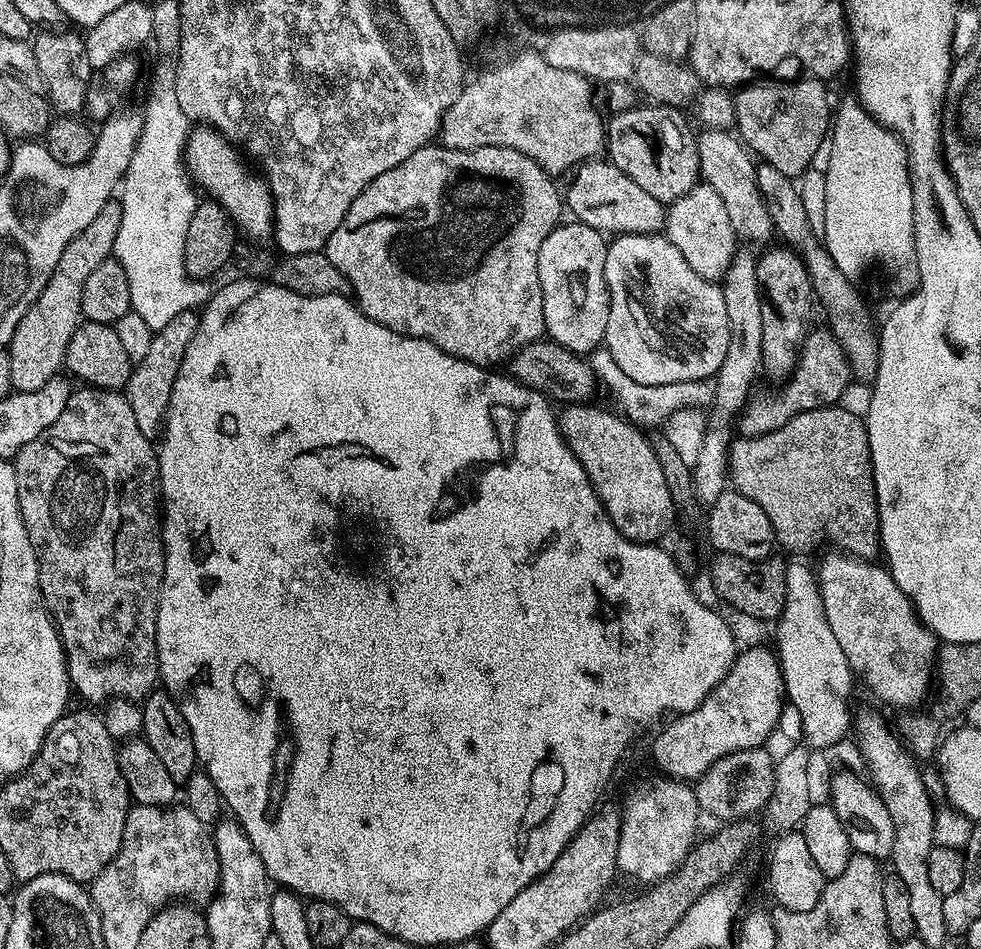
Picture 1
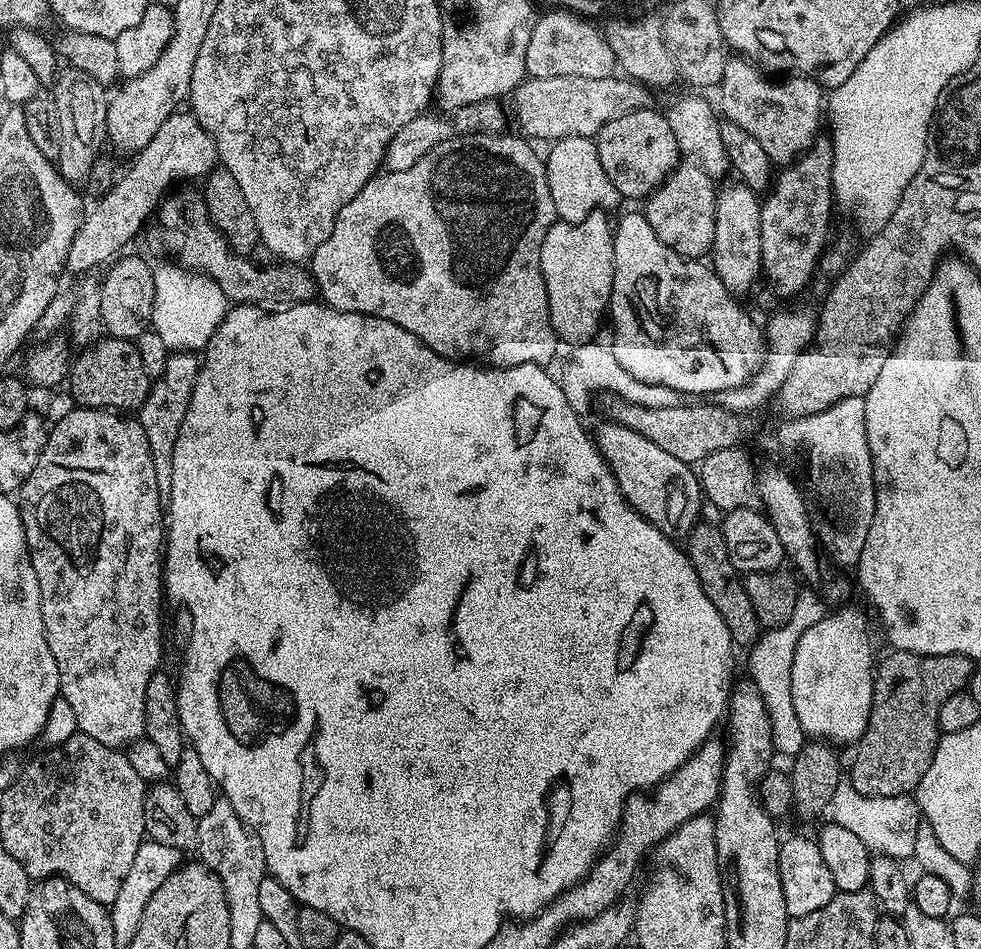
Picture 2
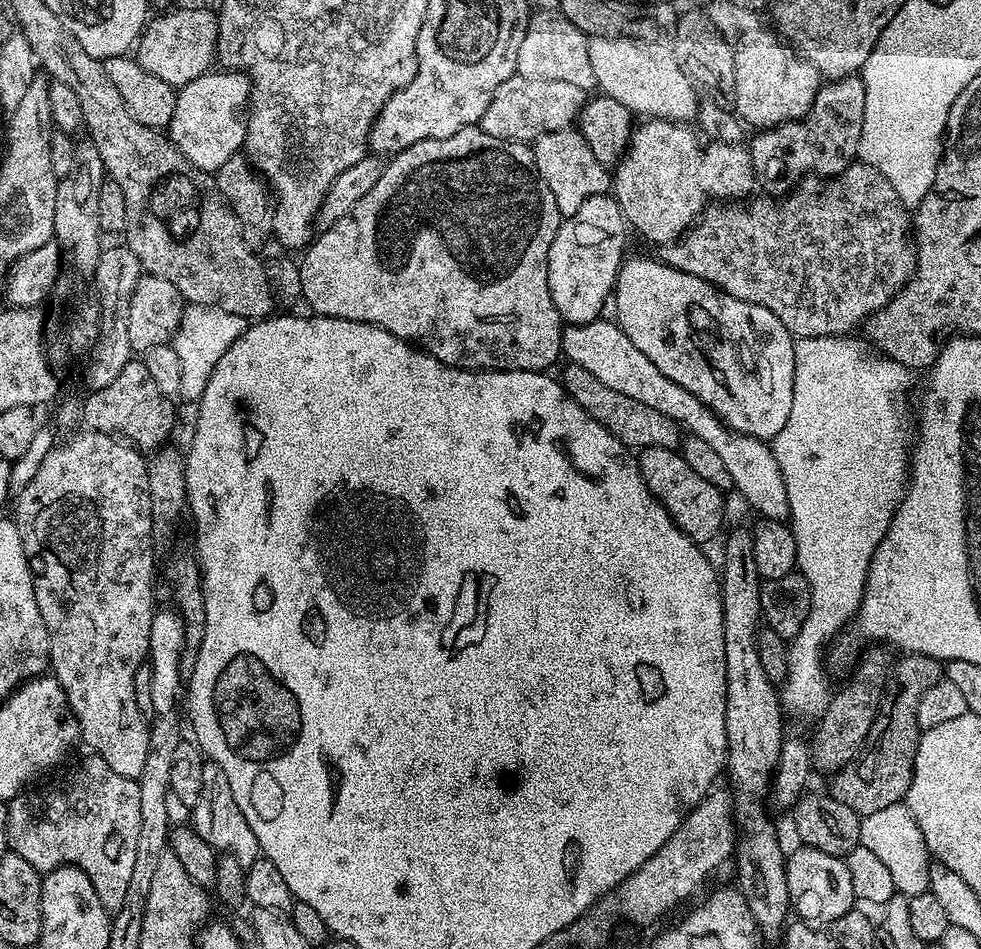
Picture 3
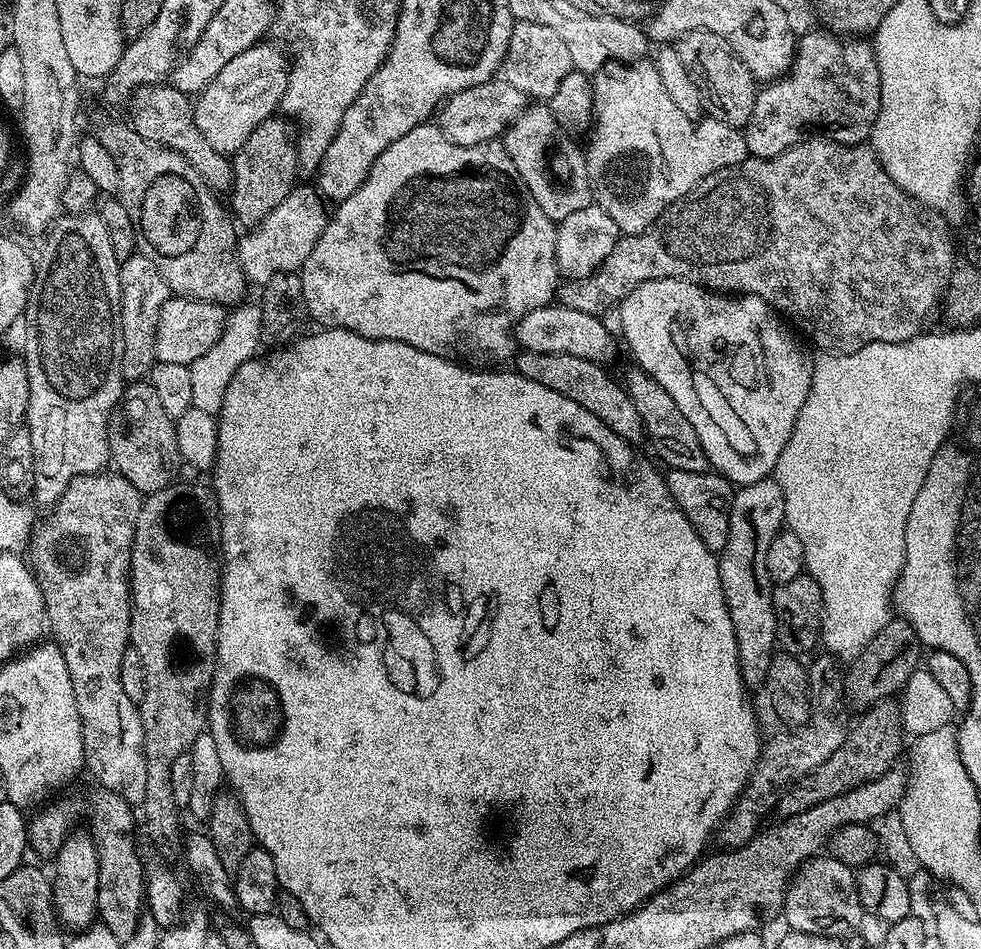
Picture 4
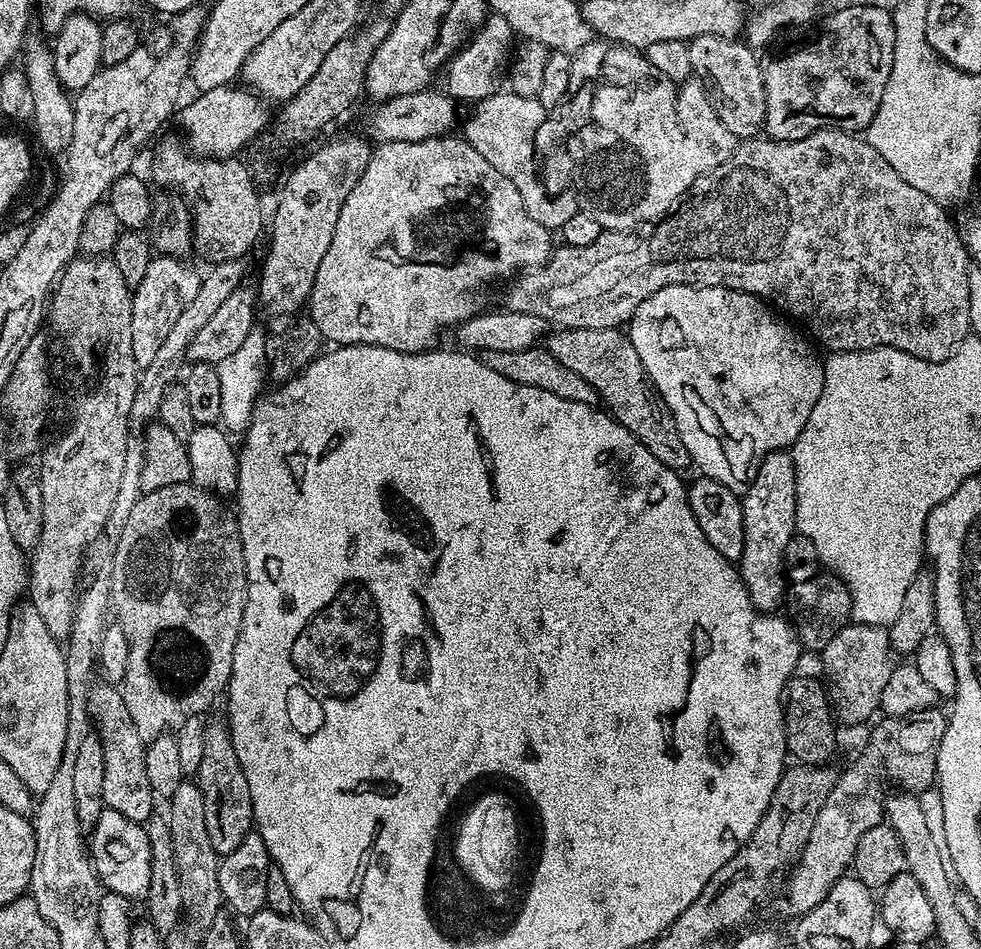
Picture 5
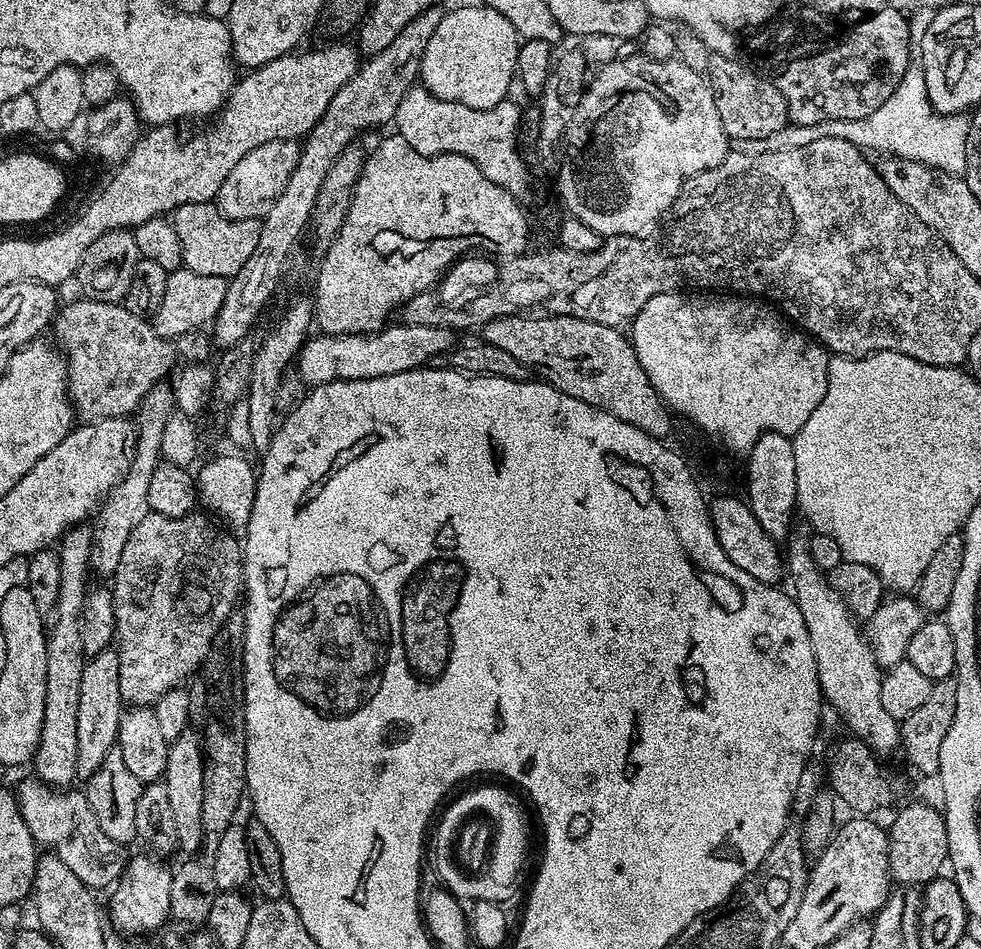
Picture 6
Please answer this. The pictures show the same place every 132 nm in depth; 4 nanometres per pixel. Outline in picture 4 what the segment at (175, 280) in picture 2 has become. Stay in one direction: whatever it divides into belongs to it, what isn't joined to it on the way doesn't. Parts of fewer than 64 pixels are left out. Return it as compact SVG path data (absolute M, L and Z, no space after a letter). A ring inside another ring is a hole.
M252 302L241 303L233 307L227 313L224 321L224 333L198 358L190 365L191 377L191 397L193 399L192 407L198 410L206 410L206 414L216 416L222 406L222 398L226 394L226 388L234 378L234 374L240 366L247 360L253 359L261 347L260 327L262 326L262 310L259 303Z

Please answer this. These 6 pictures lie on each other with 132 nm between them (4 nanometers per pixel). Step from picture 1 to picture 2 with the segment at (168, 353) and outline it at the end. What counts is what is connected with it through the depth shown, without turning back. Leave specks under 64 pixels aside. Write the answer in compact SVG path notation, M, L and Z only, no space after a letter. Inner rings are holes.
M173 351L162 374L151 381L148 397L138 409L138 423L146 434L146 442L150 446L150 458L154 462L154 474L158 478L158 490L164 498L170 494L174 442L178 442L178 430L182 430L182 422L190 406L190 394L194 394L194 382L200 373L200 361L201 357L195 351Z

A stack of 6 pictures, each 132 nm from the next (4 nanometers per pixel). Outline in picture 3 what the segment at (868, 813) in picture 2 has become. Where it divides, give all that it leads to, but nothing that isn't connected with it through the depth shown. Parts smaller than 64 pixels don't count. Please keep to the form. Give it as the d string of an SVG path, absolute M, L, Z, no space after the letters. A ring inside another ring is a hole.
M905 803L888 806L882 811L863 817L860 822L860 844L881 859L901 895L910 897L929 891L932 856L922 838L917 820L910 814Z

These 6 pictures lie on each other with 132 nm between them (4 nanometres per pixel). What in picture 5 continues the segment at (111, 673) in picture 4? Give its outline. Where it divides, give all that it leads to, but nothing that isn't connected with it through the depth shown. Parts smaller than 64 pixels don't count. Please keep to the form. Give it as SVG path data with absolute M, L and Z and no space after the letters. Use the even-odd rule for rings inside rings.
M93 683L88 690L88 717L92 720L95 736L102 742L102 758L105 759L102 794L105 805L124 818L143 825L153 819L154 793L150 778L146 778L146 741L138 738L138 726L134 726L130 710L126 710L123 691L114 684Z

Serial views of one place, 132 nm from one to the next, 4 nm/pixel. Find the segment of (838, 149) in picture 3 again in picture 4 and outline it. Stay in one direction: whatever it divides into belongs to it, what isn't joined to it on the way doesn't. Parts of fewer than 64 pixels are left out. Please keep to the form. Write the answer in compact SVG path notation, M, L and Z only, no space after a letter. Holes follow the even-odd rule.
M828 30L814 31L805 31L797 39L796 57L788 71L780 79L765 83L756 93L754 114L750 114L742 129L746 146L753 156L777 156L809 138L862 144L872 135L872 127L880 113L880 75L875 47L864 38L841 38Z

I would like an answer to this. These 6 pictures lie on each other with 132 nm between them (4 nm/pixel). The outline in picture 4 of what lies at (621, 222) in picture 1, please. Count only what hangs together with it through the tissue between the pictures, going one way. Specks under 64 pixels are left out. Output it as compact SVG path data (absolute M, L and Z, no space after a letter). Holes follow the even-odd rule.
M536 102L525 107L519 118L508 125L502 137L502 143L506 154L510 154L520 179L524 181L524 187L532 195L534 202L542 206L542 214L546 214L554 222L559 222L570 218L574 210L582 210L586 205L593 203L593 198L592 183L588 181L588 171L584 161L585 153L581 149L579 152L578 149L572 148L568 152L568 184L559 188L552 181L552 172L548 169L548 155L552 152L556 132L558 133L558 125L551 107L547 103Z

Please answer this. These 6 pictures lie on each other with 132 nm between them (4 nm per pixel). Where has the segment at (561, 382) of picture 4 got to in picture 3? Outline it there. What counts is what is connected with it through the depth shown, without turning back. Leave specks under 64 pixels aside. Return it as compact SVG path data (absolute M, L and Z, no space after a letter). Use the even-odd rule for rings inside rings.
M571 362L563 366L565 368L562 383L568 396L574 398L574 402L578 402L578 406L582 406L582 410L586 410L590 418L594 418L594 422L606 426L606 430L610 430L610 434L614 434L614 438L618 438L618 442L625 444L629 450L645 448L676 450L681 447L682 428L677 421L666 418L666 414L653 410L651 406L645 406L635 398L629 398L619 390L610 390L606 382L598 382L598 378L594 378L594 374L590 374L590 370L585 370L583 366Z

